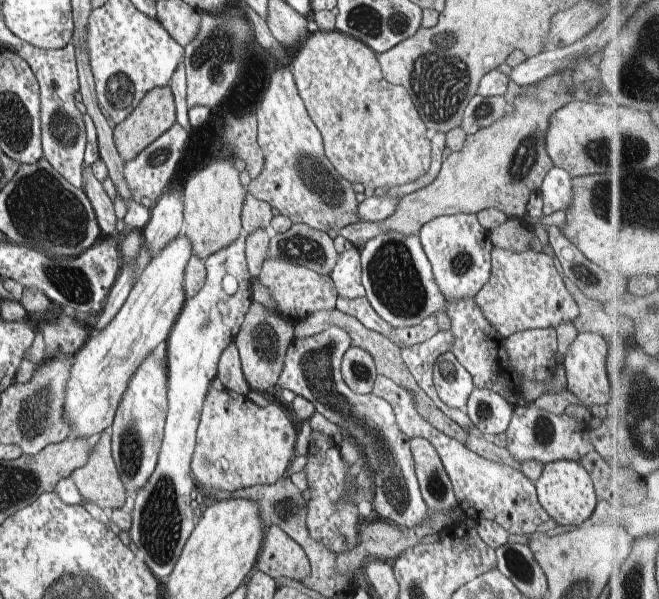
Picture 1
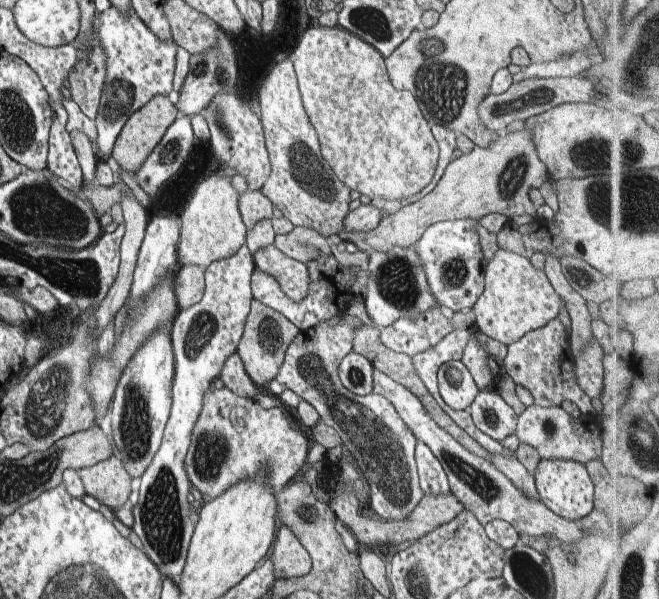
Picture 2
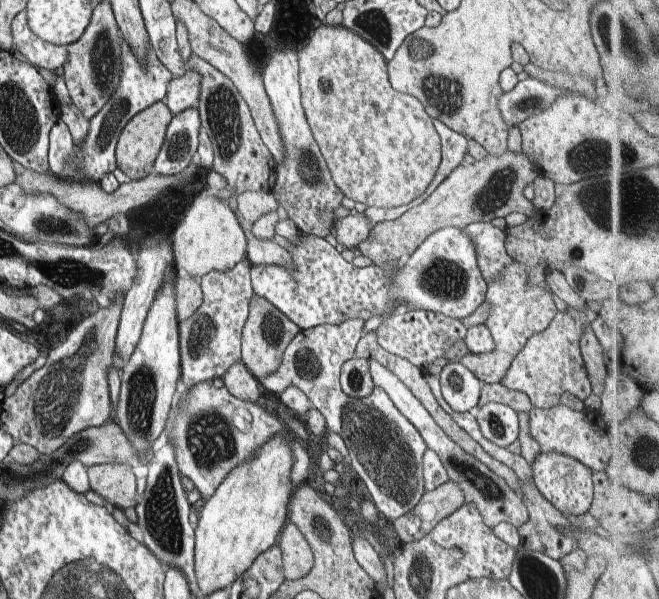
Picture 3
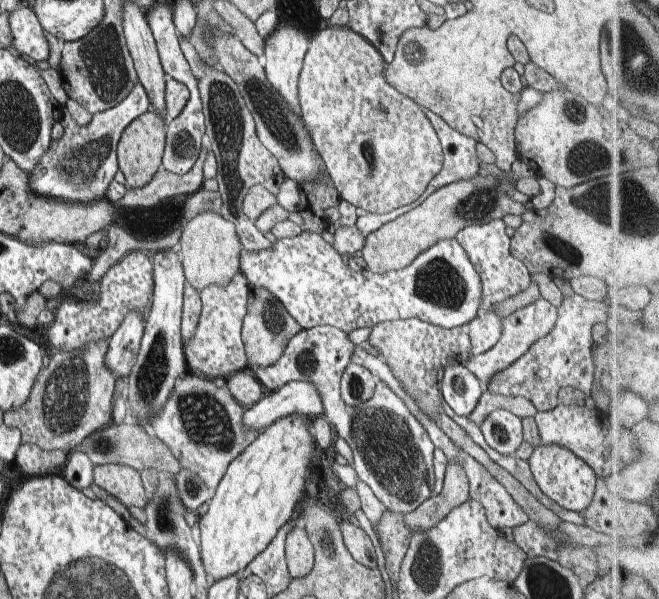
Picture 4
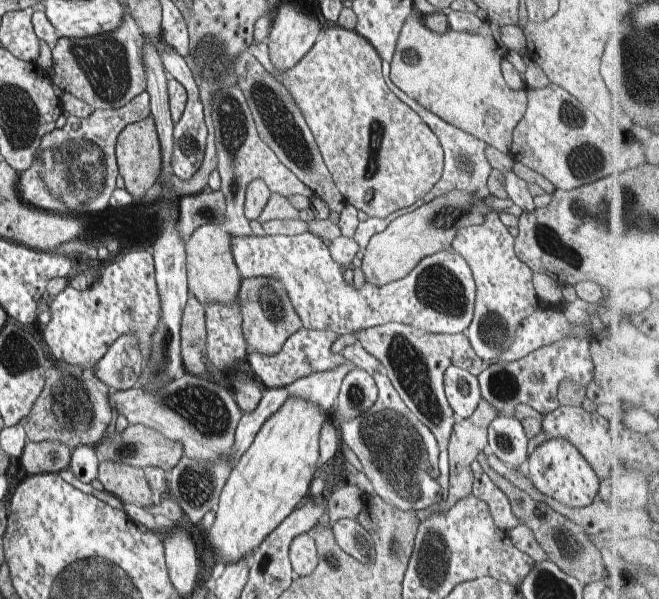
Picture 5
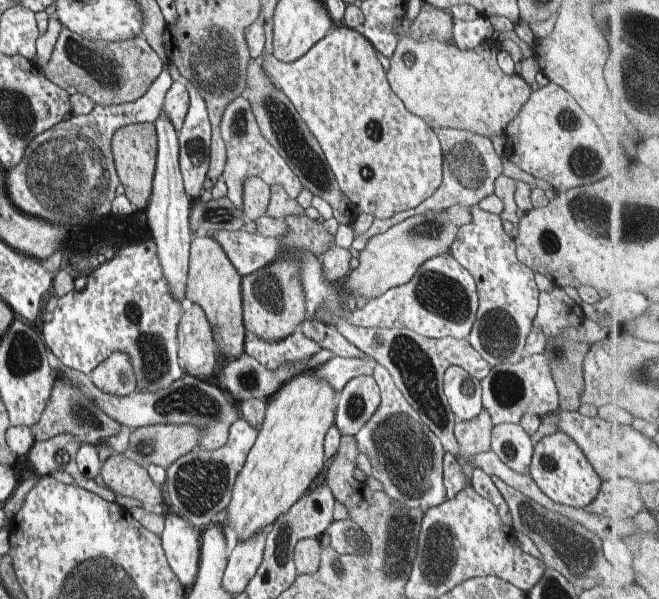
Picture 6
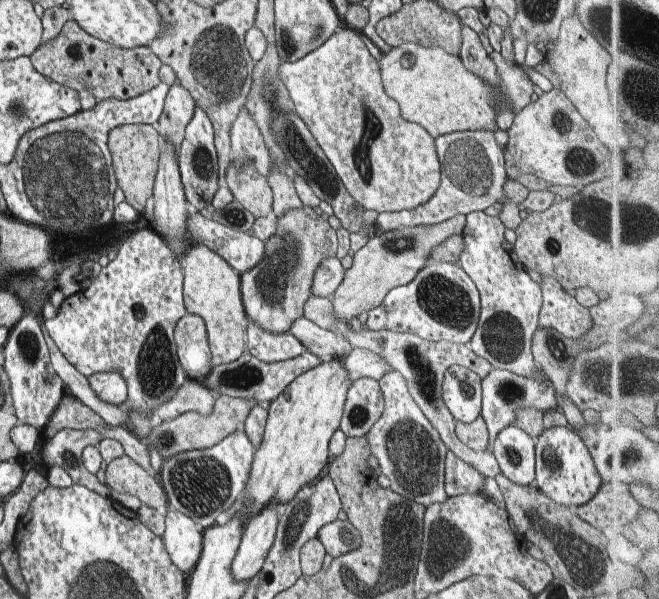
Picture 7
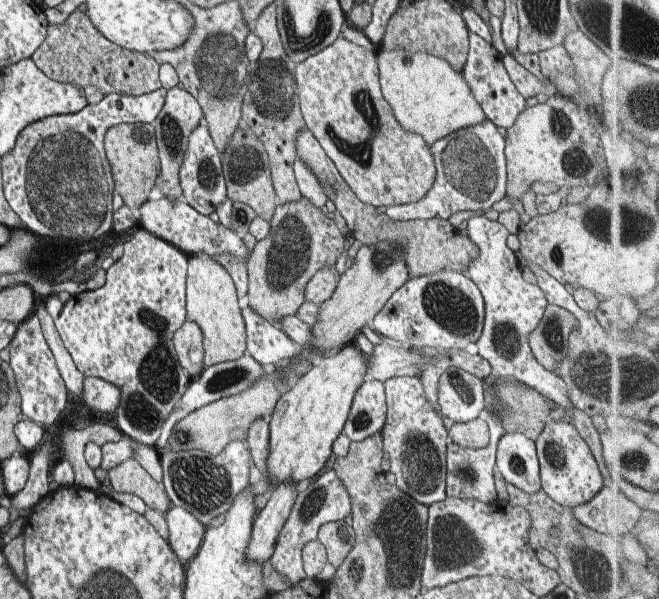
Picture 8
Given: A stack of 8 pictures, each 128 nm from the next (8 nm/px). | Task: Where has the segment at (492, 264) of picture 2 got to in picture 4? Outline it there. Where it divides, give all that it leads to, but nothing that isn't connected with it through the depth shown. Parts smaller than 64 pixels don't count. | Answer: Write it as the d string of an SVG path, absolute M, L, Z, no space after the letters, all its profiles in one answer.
M540 297L533 304L518 309L513 314L502 318L501 321L503 322L503 333L500 340L484 354L472 356L466 366L476 378L479 378L479 382L484 388L488 388L494 375L502 372L507 366L526 354L534 342L544 338L555 327L557 308Z

